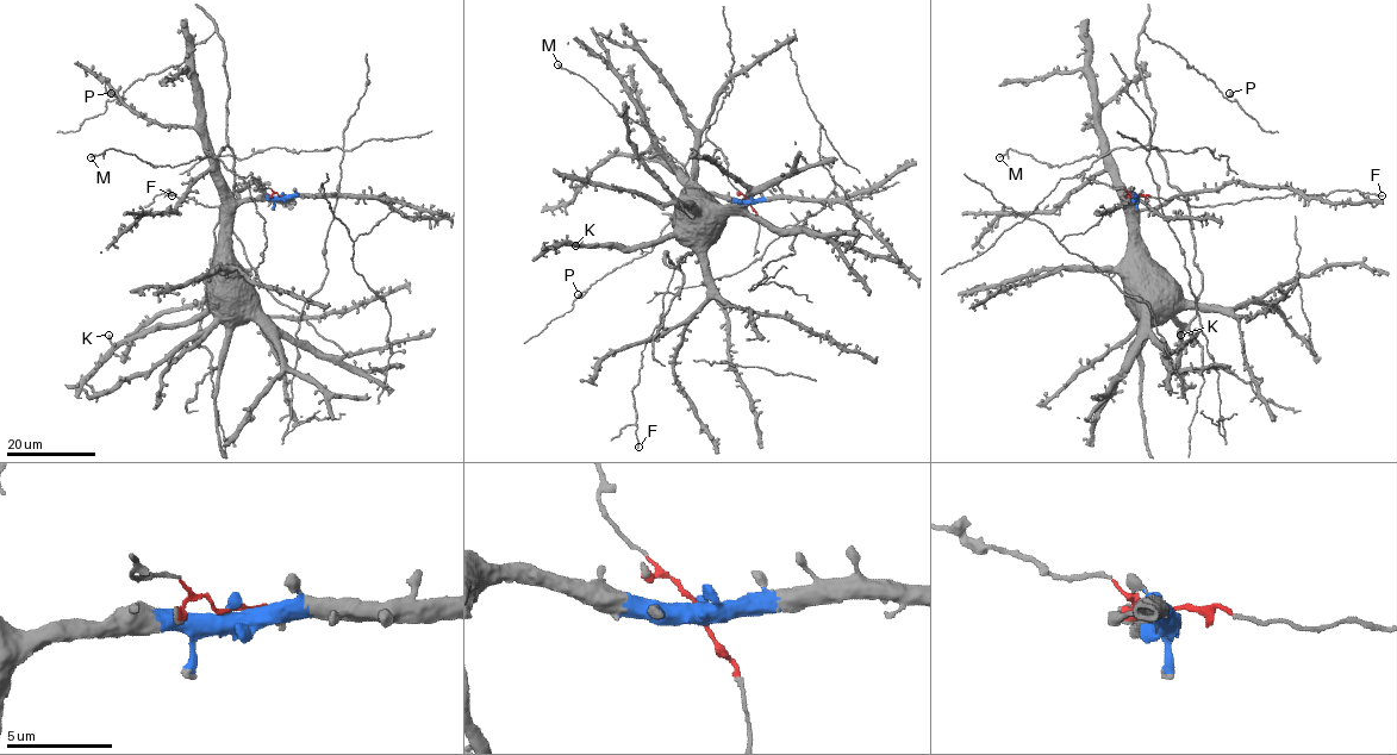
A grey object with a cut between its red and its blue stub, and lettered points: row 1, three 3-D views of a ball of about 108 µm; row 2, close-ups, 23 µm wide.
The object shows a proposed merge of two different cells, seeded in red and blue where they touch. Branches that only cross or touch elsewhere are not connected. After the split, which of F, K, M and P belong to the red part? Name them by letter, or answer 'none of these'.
F, M, P

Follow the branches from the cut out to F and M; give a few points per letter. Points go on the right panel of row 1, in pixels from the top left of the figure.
F: (1136, 195), (1076, 176), (1116, 148), (1151, 145), (1164, 161), (1167, 181), (1190, 206), (1335, 191), (1383, 195)
M: (1136, 195), (1083, 175), (1076, 176), (1086, 170), (1098, 156), (1060, 167), (1011, 148), (998, 157)

